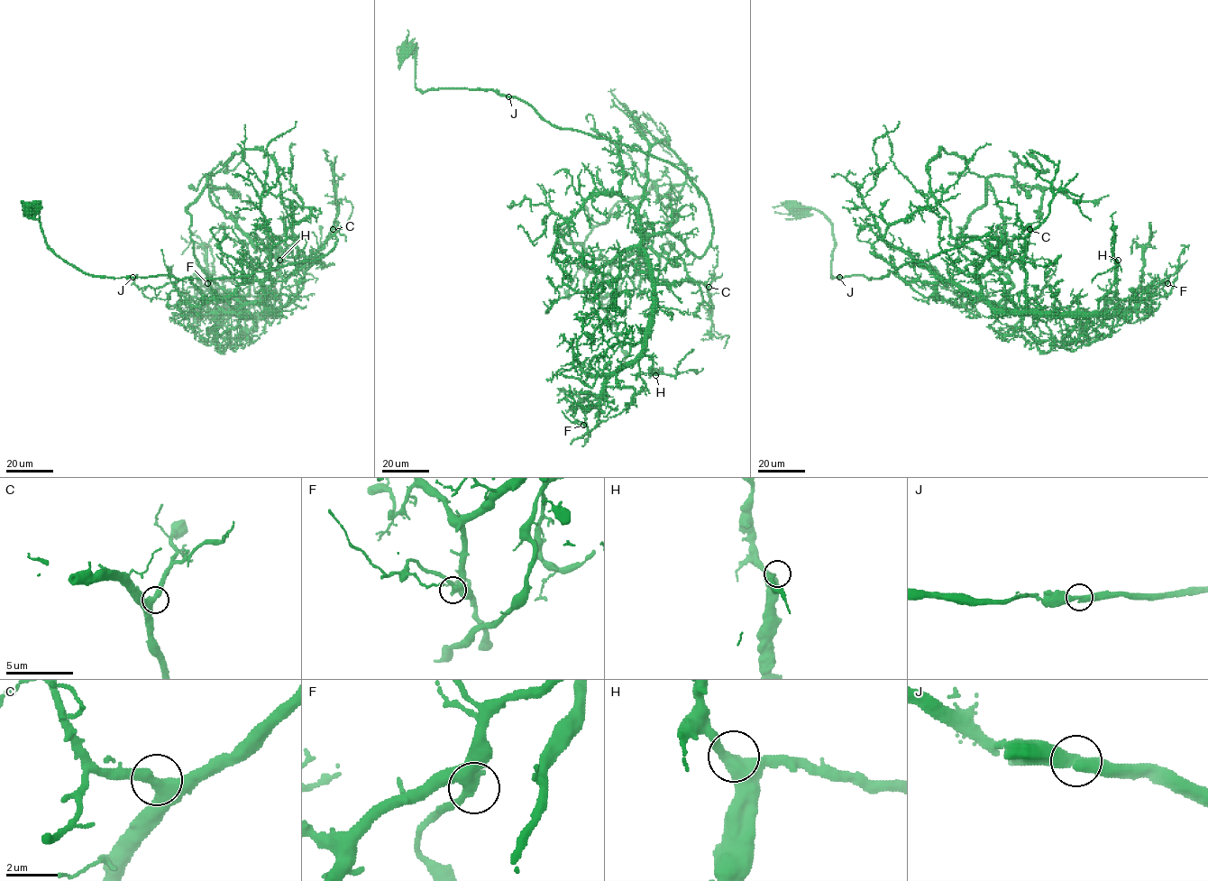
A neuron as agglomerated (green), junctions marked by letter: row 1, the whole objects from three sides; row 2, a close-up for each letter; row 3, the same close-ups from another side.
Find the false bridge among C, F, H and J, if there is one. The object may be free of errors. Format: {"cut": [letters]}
{"cut": []}

